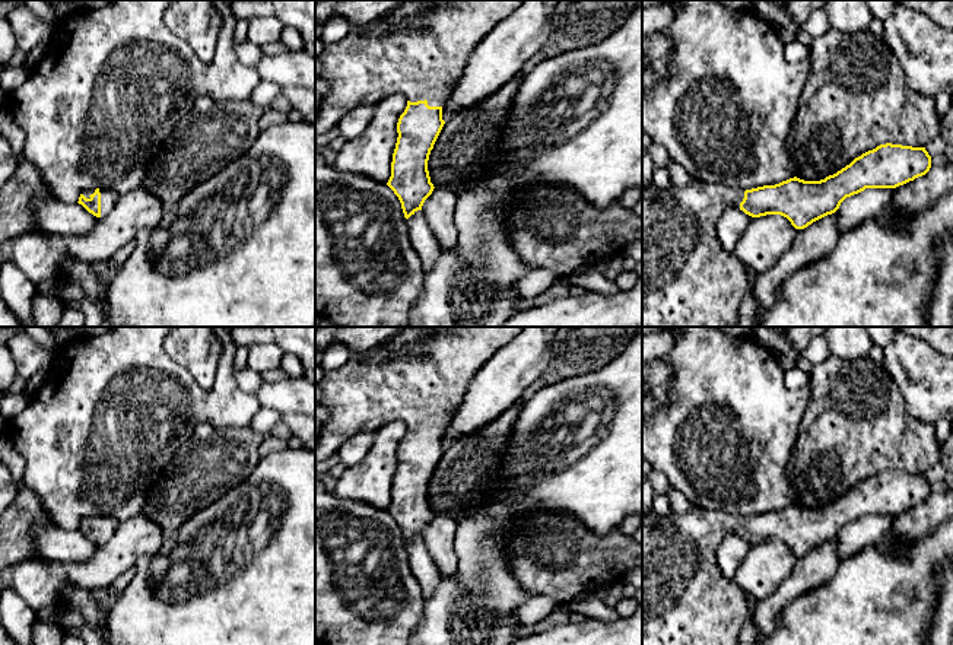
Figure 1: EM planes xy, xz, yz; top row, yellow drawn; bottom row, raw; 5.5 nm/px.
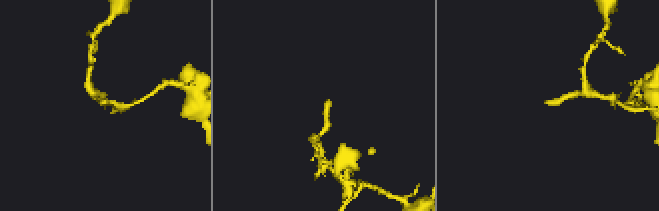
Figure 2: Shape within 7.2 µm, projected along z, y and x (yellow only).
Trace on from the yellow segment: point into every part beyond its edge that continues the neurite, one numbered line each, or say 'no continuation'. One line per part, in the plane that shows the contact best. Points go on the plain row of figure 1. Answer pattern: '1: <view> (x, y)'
1: xy (108, 526)

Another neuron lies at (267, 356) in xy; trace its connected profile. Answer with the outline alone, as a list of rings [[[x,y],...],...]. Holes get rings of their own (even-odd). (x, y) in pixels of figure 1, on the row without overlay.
[[[276,343],[255,344],[250,347],[248,366],[263,374],[280,368],[280,362],[285,356],[285,352]]]

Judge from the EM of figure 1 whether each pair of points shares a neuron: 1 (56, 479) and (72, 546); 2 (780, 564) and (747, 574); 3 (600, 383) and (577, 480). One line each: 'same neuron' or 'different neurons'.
1: different neurons
2: same neuron
3: same neuron

